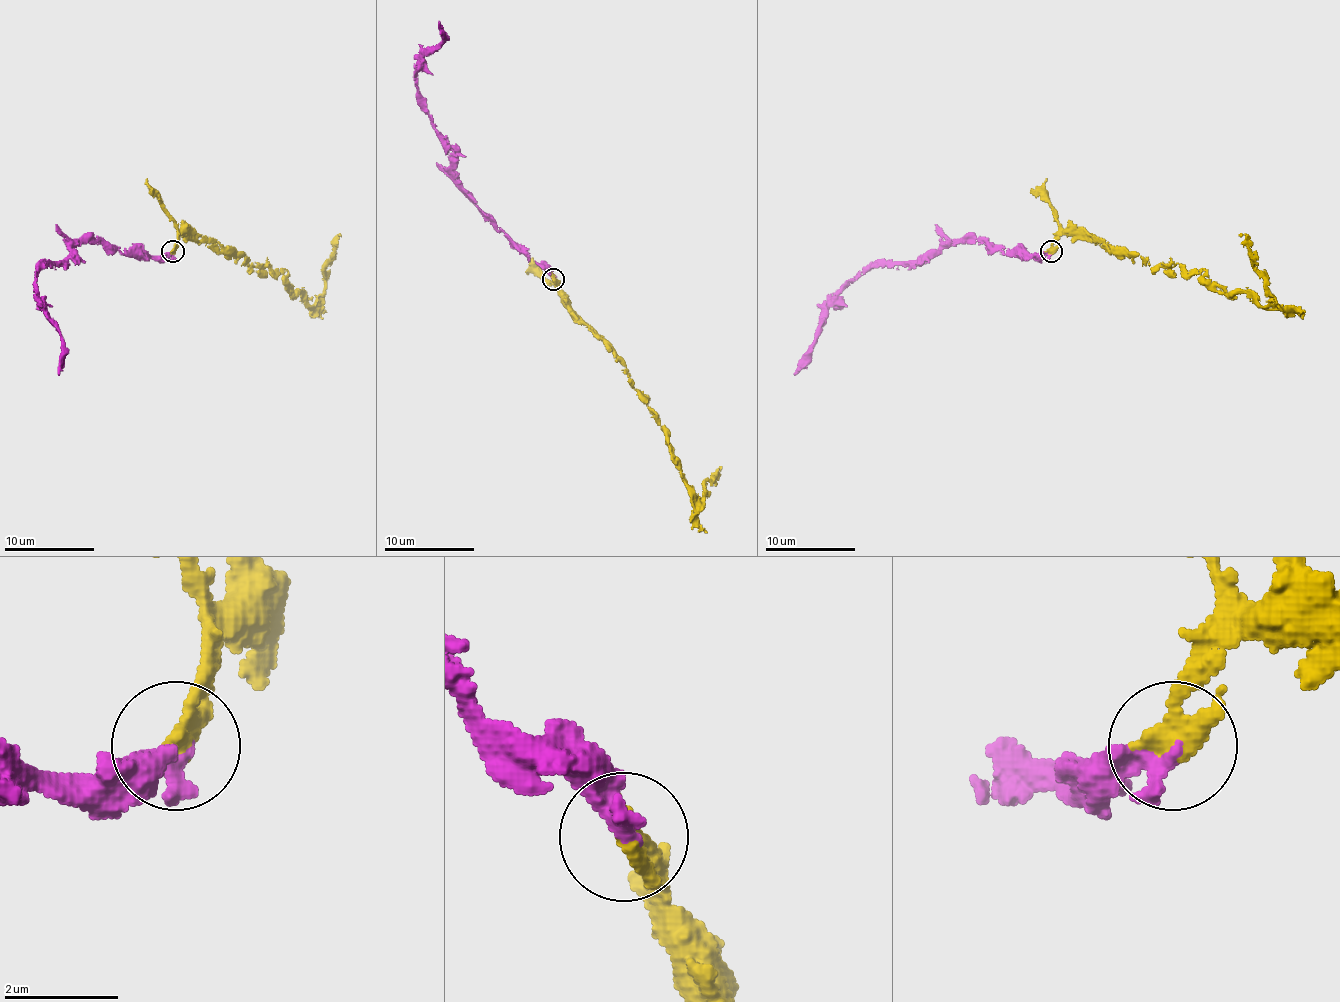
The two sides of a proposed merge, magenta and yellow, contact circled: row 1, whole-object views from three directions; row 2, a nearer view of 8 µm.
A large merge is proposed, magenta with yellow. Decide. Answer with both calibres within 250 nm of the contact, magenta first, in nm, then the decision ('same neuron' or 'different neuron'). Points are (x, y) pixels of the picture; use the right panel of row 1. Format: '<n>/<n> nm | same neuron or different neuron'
440/440 nm | same neuron

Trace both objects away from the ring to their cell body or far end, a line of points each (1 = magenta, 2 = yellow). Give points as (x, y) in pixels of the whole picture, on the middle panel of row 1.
1: (552, 277), (481, 210), (454, 172), (454, 160), (427, 100), (418, 91), (415, 66), (442, 41), (438, 21)
2: (552, 279), (561, 300), (647, 398), (678, 472), (694, 493), (701, 497), (705, 493), (719, 466)

